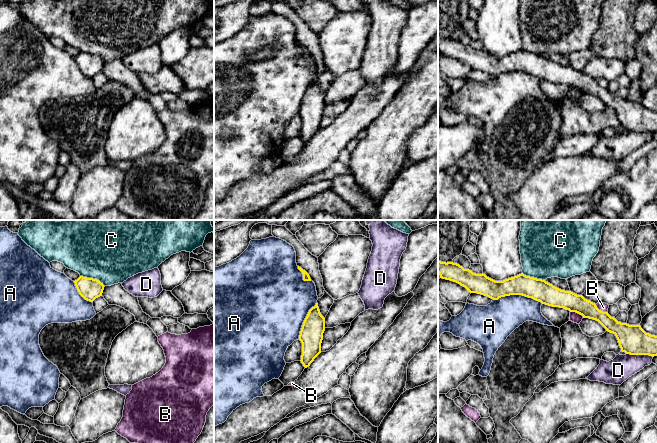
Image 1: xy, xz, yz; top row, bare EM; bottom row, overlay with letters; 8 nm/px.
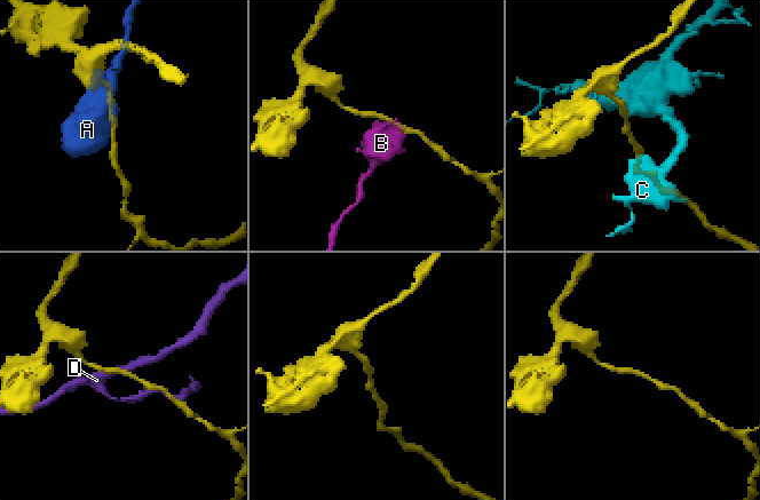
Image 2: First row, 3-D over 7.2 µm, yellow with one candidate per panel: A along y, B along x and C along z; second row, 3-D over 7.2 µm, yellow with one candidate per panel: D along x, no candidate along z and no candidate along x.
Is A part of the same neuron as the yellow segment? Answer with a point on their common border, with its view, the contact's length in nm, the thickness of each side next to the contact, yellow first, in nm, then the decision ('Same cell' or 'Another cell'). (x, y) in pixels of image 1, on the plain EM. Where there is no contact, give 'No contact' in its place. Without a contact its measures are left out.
Touches yellow at yz (518, 70). Shared border 400 nm. Thickness 170 nm (yellow) against 300 nm. Another cell

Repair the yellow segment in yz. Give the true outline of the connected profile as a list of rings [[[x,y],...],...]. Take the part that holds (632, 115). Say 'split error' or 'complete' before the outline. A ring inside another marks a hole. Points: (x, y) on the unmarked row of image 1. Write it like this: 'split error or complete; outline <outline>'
complete; outline [[[438,37],[440,54],[450,56],[465,63],[470,69],[487,72],[493,76],[510,71],[522,71],[542,80],[576,88],[598,97],[606,107],[613,109],[622,128],[630,131],[657,132],[657,112],[646,109],[640,101],[618,98],[608,88],[599,86],[595,79],[571,67],[561,66],[542,55],[523,49],[495,57],[485,50],[476,50],[457,39]]]

